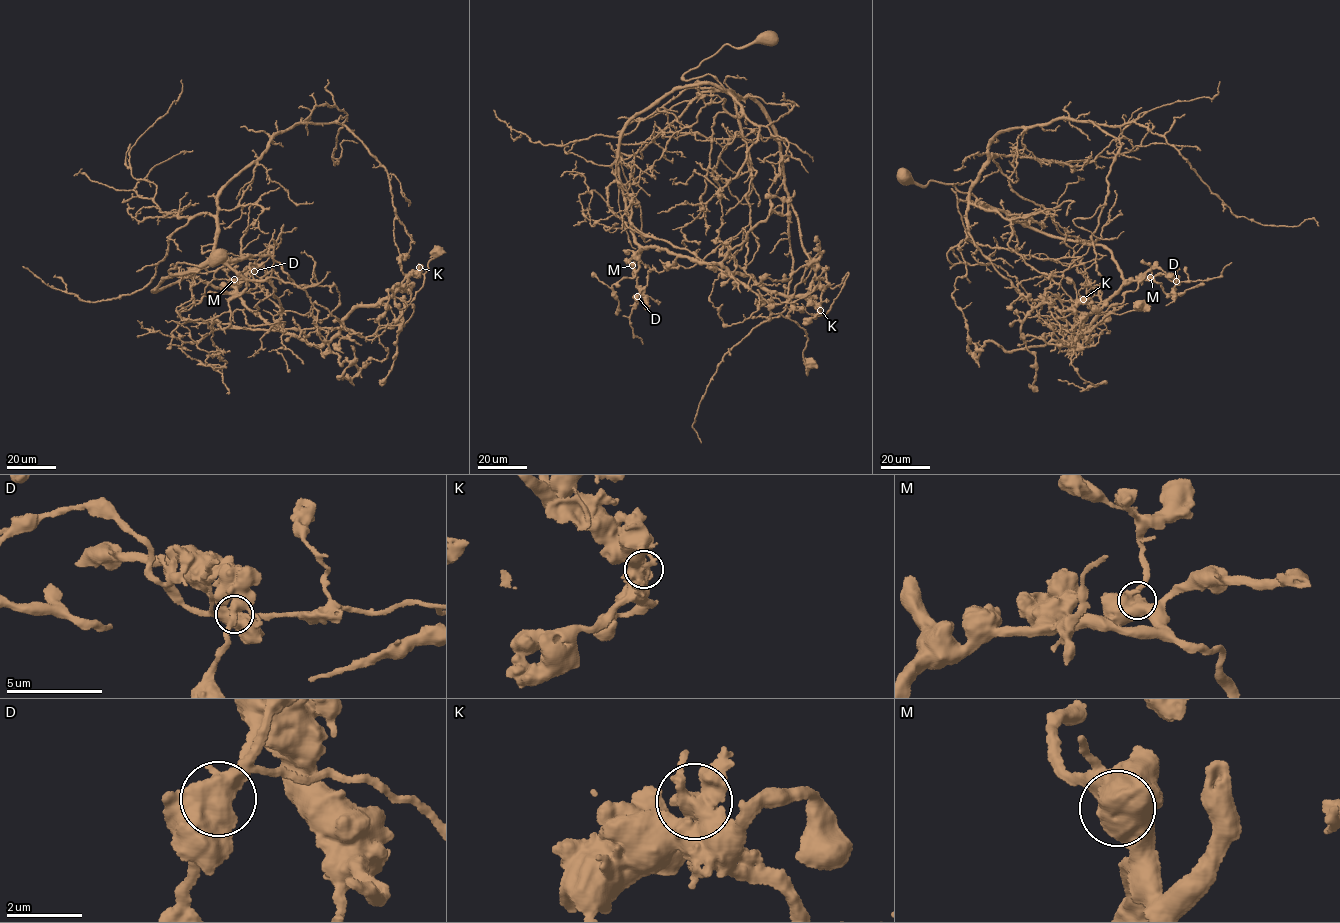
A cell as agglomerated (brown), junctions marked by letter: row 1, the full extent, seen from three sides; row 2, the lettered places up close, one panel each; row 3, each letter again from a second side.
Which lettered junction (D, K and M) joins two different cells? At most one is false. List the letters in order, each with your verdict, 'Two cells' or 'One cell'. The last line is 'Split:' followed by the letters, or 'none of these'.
D: Two cells
K: One cell
M: One cell
Split: D

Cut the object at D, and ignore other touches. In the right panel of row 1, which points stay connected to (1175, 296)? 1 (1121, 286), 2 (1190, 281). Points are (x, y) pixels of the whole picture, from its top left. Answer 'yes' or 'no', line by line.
1: yes
2: no

